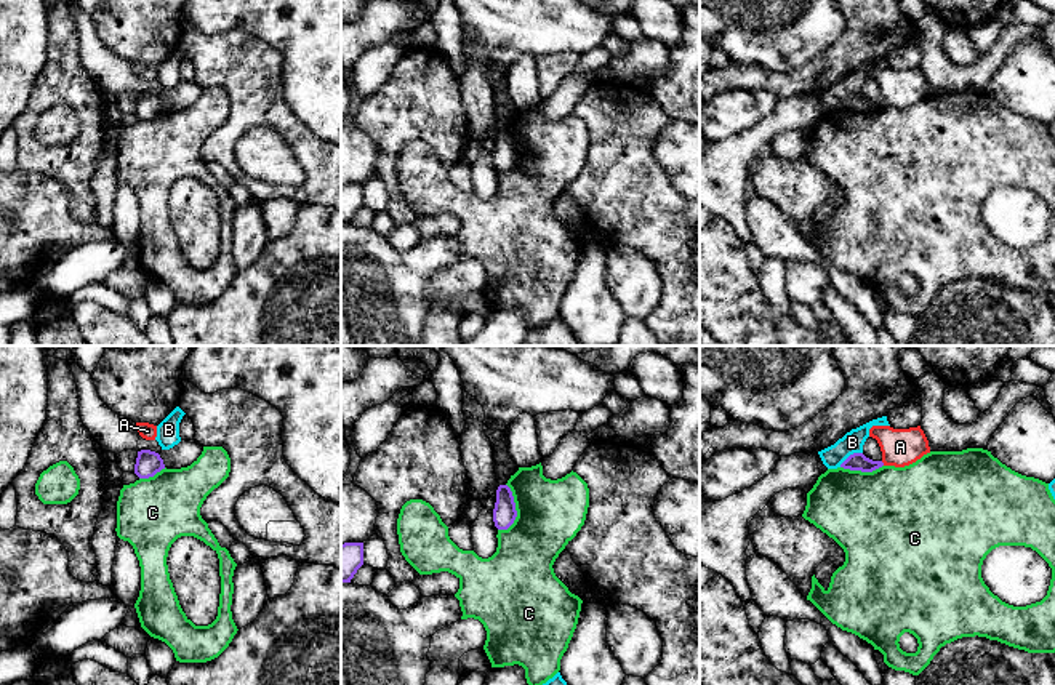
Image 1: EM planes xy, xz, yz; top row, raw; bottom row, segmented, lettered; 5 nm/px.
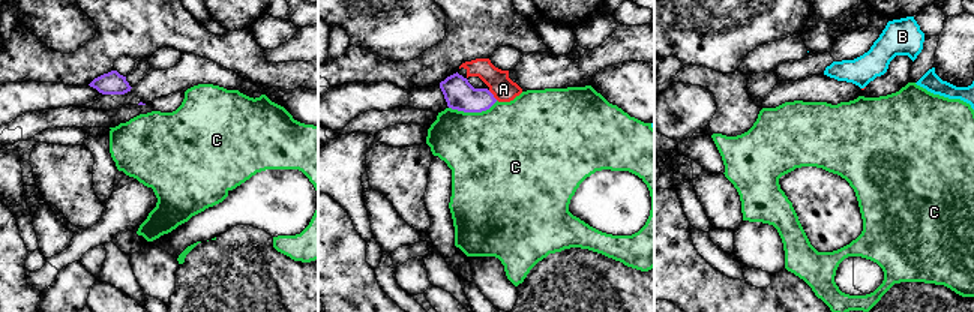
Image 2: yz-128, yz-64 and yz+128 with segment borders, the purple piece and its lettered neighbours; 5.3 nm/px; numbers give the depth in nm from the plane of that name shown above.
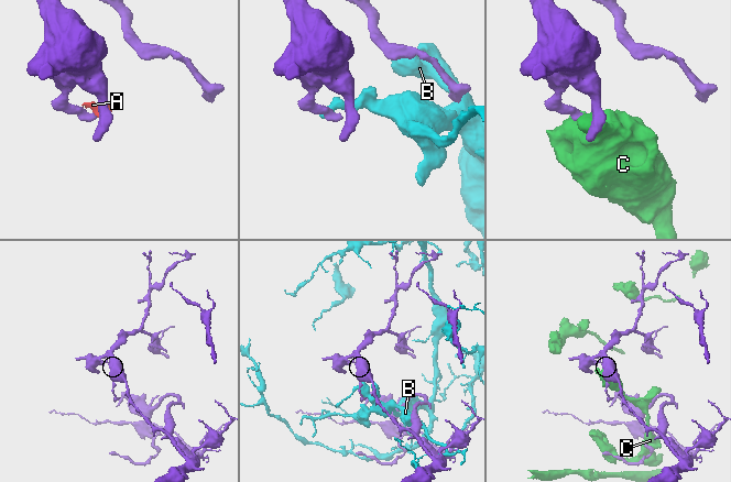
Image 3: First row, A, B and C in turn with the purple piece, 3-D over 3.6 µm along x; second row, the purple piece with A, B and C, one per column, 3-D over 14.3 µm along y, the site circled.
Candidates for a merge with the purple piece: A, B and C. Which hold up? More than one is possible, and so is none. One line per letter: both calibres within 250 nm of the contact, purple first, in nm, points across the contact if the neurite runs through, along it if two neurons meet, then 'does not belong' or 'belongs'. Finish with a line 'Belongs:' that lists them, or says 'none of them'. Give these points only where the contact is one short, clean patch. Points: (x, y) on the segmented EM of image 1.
A: 90/190 nm | along yz (881, 461), (884, 464) | does not belong
B: 90/110 nm | does not belong
C: 120/340 nm | along xz (506, 484), (513, 496), (516, 519), (506, 528), (498, 530) | does not belong
Belongs: none of them

